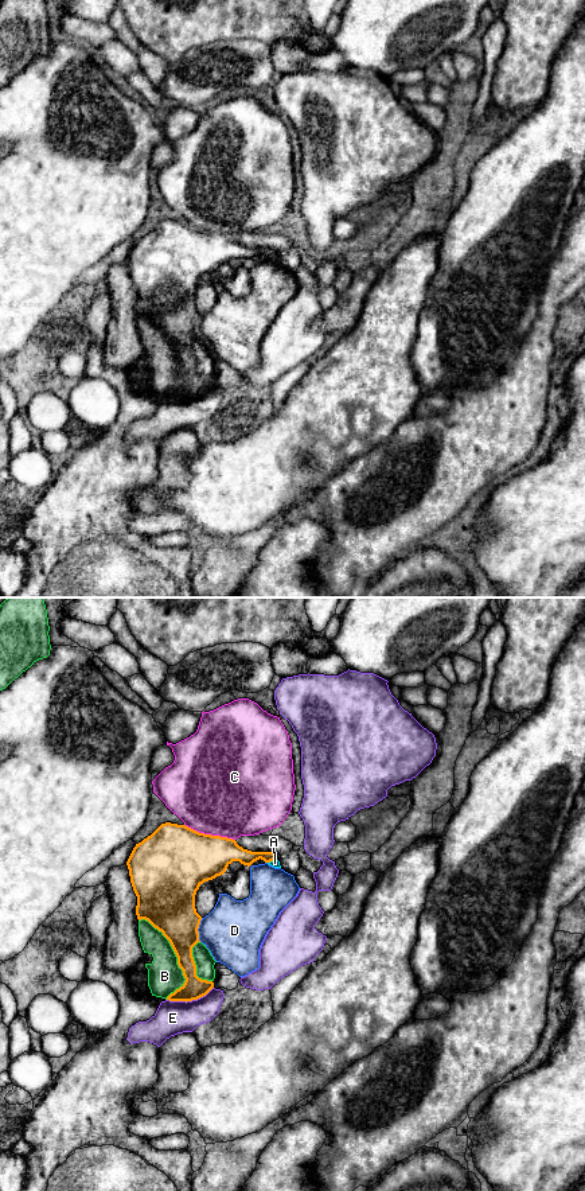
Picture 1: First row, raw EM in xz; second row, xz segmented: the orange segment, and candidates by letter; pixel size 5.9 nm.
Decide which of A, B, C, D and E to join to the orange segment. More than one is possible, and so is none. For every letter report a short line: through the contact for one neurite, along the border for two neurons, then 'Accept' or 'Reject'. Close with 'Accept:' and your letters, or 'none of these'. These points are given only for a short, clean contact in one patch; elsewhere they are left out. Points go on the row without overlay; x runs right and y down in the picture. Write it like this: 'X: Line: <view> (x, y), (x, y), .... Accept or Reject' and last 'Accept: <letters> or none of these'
A: Line: xz (275, 255), (268, 260). Reject
B: Reject
C: Reject
D: Reject
E: Reject
Accept: none of these

